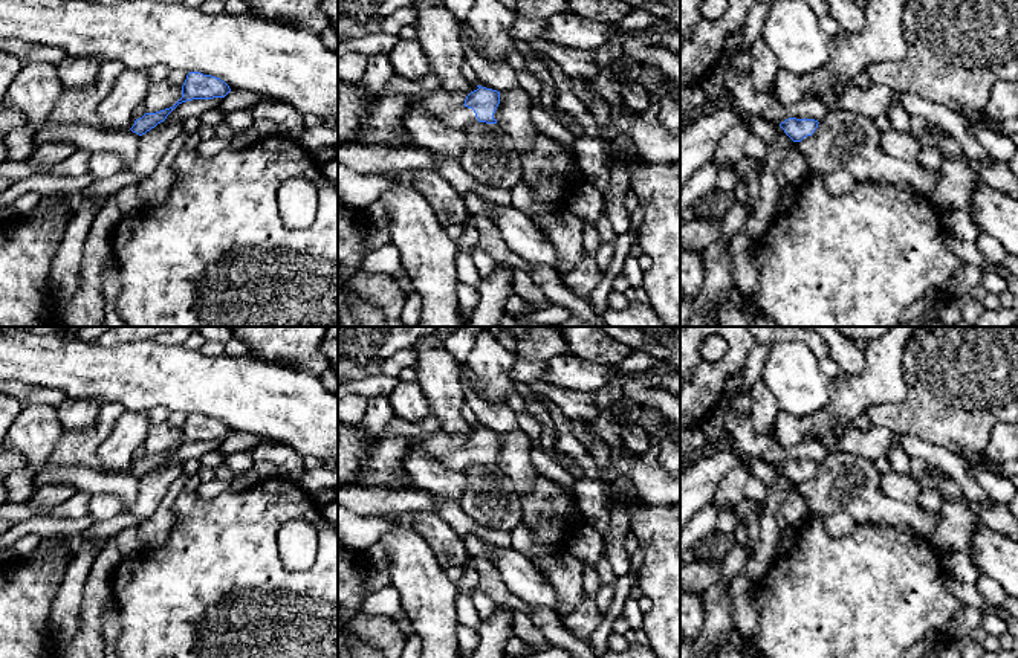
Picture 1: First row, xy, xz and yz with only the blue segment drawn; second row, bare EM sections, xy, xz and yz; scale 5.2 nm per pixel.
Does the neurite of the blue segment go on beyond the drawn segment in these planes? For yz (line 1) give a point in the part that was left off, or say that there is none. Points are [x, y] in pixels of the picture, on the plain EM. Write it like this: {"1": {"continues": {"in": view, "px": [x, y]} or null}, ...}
{"1": {"continues": null}}

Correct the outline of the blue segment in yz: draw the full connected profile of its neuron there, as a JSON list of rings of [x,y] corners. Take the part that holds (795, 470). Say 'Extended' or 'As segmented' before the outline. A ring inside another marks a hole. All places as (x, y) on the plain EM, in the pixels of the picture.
As segmented. [[[789,460],[781,464],[780,469],[793,484],[801,484],[804,479],[812,478],[815,475],[818,466],[819,464],[815,461]]]

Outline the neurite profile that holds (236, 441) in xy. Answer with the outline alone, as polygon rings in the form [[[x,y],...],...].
[[[231,431],[231,434],[219,446],[219,450],[223,455],[235,452],[251,453],[252,449],[257,447],[263,440],[266,440],[266,437],[242,431]]]

